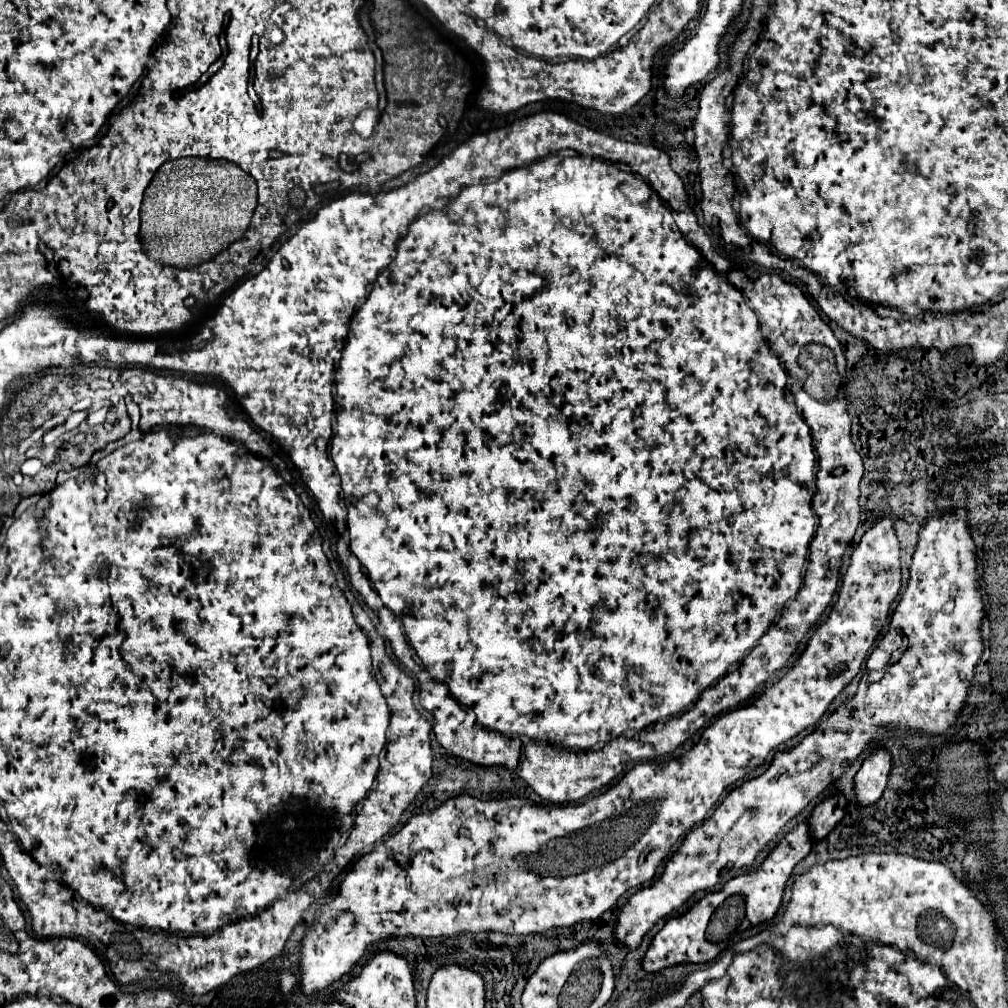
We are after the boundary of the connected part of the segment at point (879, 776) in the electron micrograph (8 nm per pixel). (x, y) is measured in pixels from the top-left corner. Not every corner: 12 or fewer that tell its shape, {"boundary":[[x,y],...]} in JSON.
{"boundary":[[881,747],[855,775],[859,807],[873,805],[887,785],[891,753]]}

